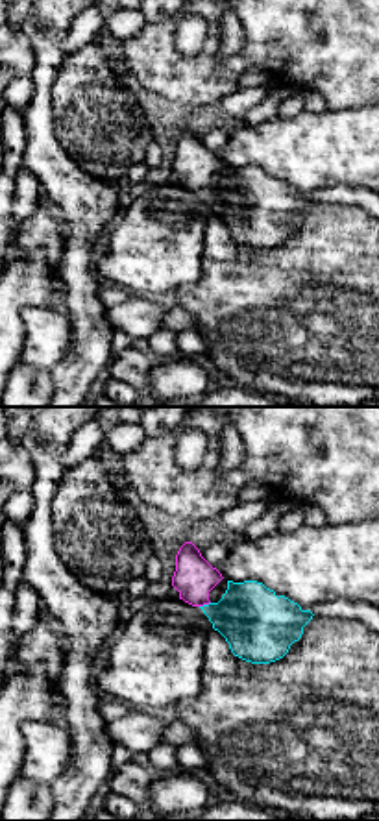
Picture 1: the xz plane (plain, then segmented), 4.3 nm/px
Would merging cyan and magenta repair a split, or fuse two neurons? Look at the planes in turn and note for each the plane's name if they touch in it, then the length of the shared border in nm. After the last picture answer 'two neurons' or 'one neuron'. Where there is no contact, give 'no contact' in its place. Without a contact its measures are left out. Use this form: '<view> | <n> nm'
xz | 50 nm

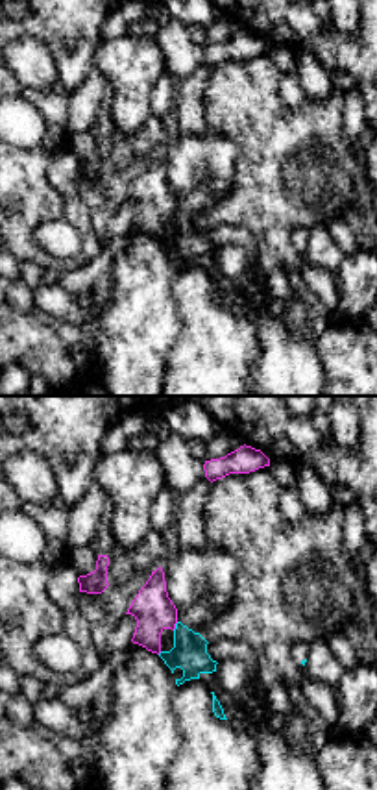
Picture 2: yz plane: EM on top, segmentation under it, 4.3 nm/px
yz | 50 nm

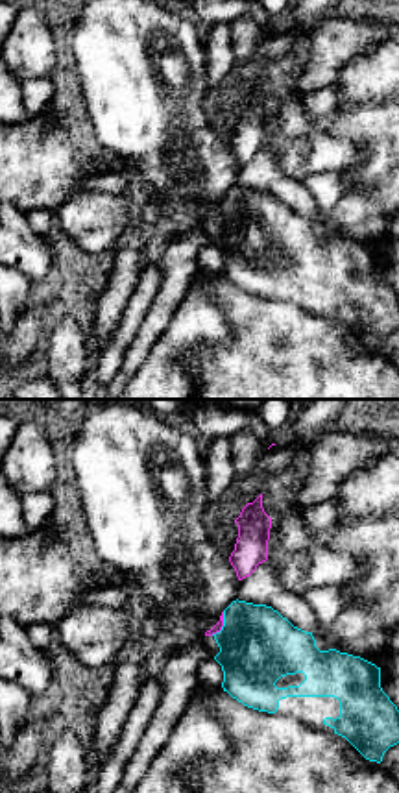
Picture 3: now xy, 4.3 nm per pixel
xy | 120 nm

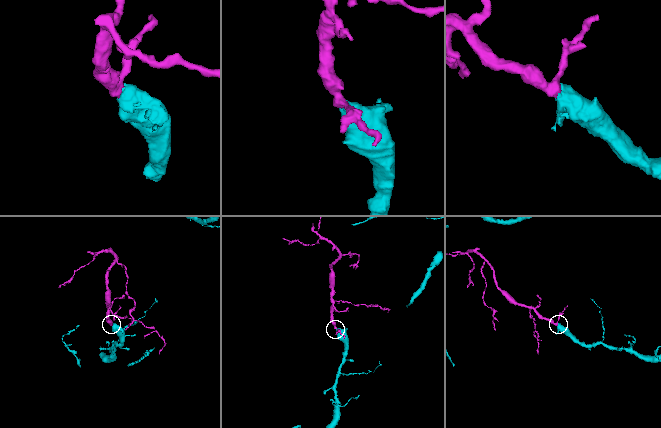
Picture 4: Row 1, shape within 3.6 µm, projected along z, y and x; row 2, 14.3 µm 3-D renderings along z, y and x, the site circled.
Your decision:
one neuron

